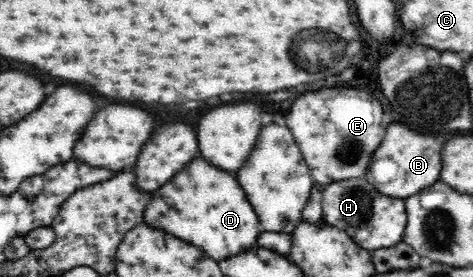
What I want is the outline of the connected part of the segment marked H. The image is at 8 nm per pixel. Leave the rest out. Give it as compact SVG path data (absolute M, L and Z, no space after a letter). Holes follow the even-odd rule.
M365 177L327 184L321 191L321 205L322 222L346 231L349 238L365 250L391 248L402 243L408 221L404 199L381 194ZM365 231L367 239L359 239Z

